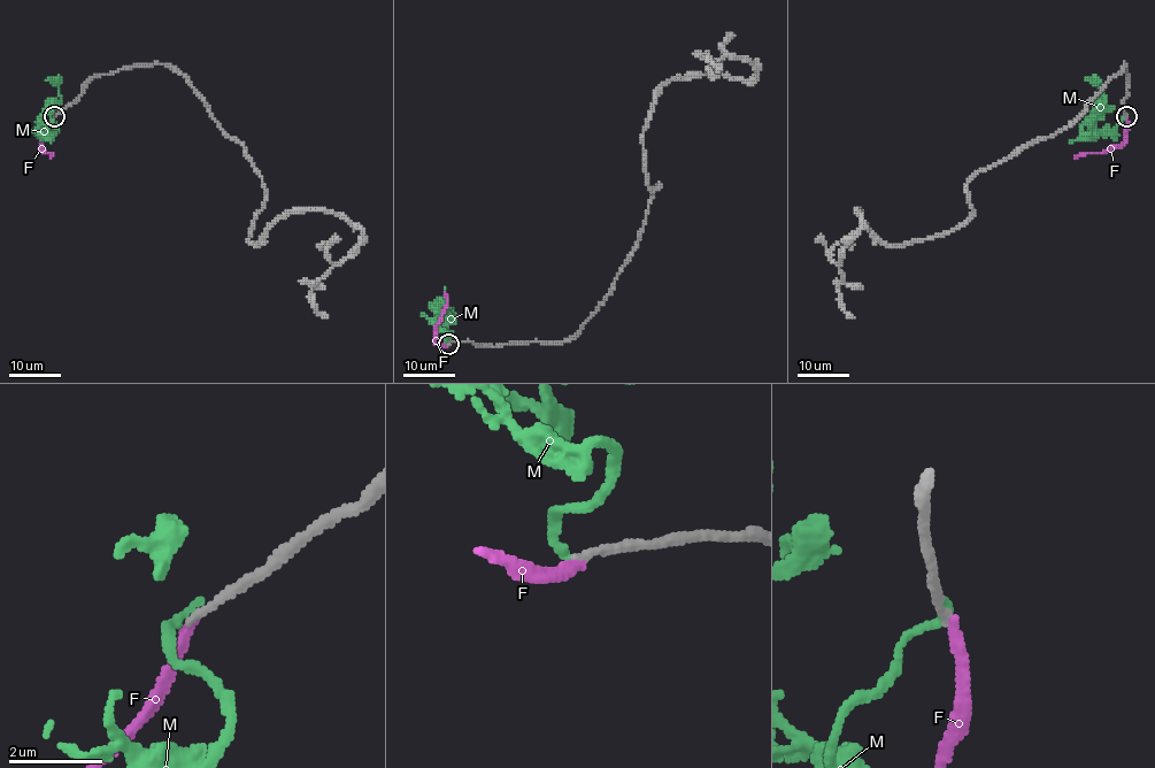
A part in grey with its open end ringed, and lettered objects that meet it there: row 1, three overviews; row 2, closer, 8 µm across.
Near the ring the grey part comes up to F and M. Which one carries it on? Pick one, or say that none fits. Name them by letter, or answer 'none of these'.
F

